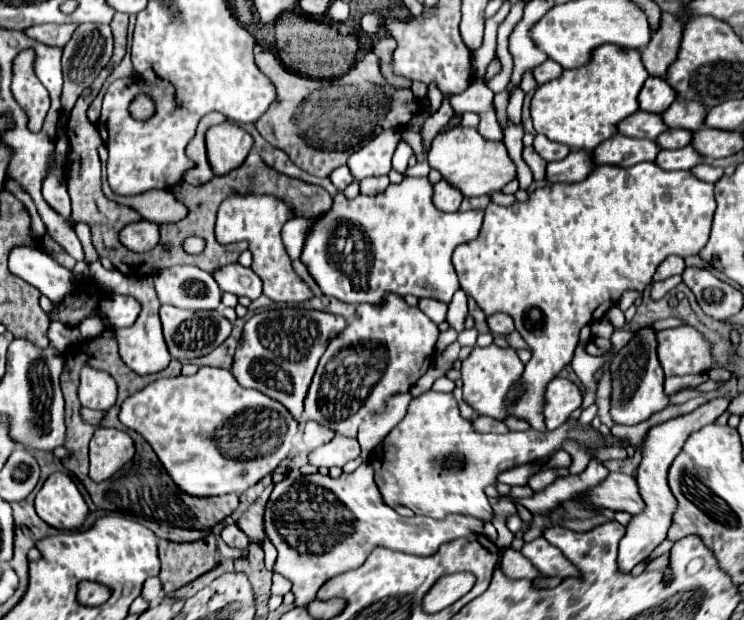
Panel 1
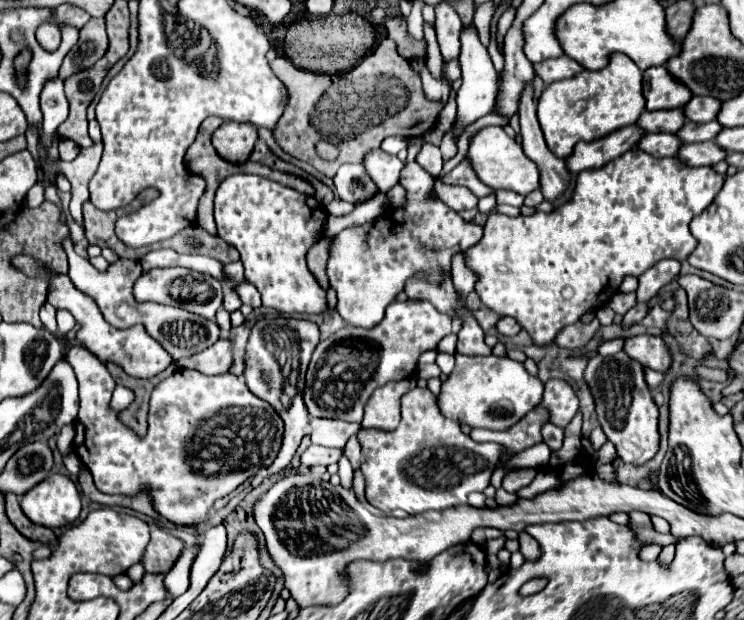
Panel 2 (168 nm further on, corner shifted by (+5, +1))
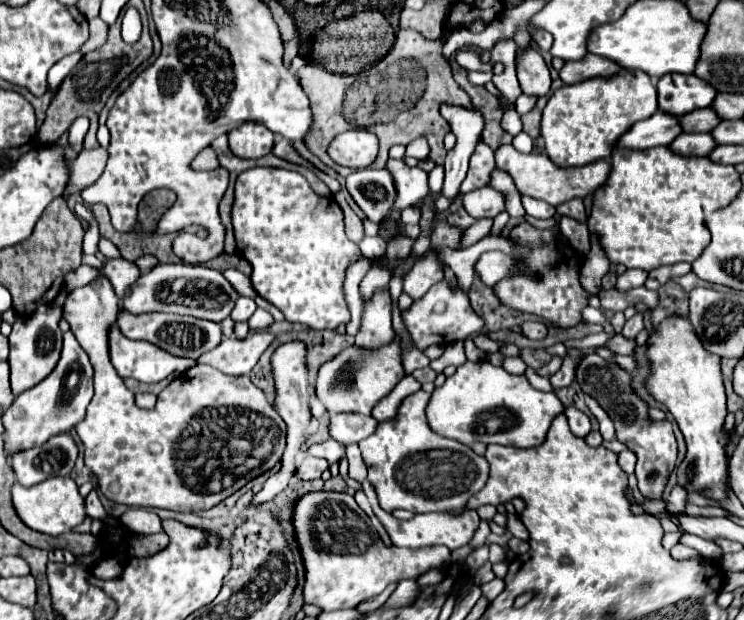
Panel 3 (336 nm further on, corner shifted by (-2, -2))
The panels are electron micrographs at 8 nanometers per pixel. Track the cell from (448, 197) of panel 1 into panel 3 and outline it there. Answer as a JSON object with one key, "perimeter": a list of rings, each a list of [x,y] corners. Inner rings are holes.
{"perimeter":[[[481,187],[465,193],[463,205],[473,219],[495,219],[501,211],[505,211],[505,195],[491,187]]]}

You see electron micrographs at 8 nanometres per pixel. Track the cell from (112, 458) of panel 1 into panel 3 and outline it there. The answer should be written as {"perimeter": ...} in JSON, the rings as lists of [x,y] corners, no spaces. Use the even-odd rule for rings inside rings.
{"perimeter":[[[103,275],[85,287],[69,291],[63,303],[63,317],[69,321],[81,347],[91,355],[95,367],[95,395],[87,407],[85,419],[75,429],[85,443],[85,465],[97,477],[101,493],[107,499],[129,507],[161,507],[197,513],[221,503],[281,461],[285,451],[285,421],[267,401],[265,393],[251,383],[249,375],[231,377],[209,365],[195,365],[161,391],[153,409],[137,407],[135,395],[125,387],[109,359],[109,329],[115,325],[117,313],[119,299],[113,285]]]}

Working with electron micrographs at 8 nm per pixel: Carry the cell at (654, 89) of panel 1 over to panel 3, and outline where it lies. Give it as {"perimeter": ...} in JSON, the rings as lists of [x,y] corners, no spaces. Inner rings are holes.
{"perimeter":[[[663,75],[657,83],[659,107],[671,115],[685,115],[695,109],[711,107],[717,89],[695,75]]]}

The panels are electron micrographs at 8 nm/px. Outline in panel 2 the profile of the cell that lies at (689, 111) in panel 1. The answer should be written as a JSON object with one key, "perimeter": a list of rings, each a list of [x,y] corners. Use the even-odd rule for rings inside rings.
{"perimeter":[[[692,96],[690,102],[684,106],[684,116],[696,124],[704,124],[716,118],[720,104],[720,100],[712,100],[710,96]]]}

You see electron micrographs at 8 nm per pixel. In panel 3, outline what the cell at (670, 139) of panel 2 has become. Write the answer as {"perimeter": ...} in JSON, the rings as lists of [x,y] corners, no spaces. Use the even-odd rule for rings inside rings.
{"perimeter":[[[683,133],[675,143],[671,143],[671,149],[679,155],[695,155],[705,157],[717,147],[717,141],[711,133]]]}

